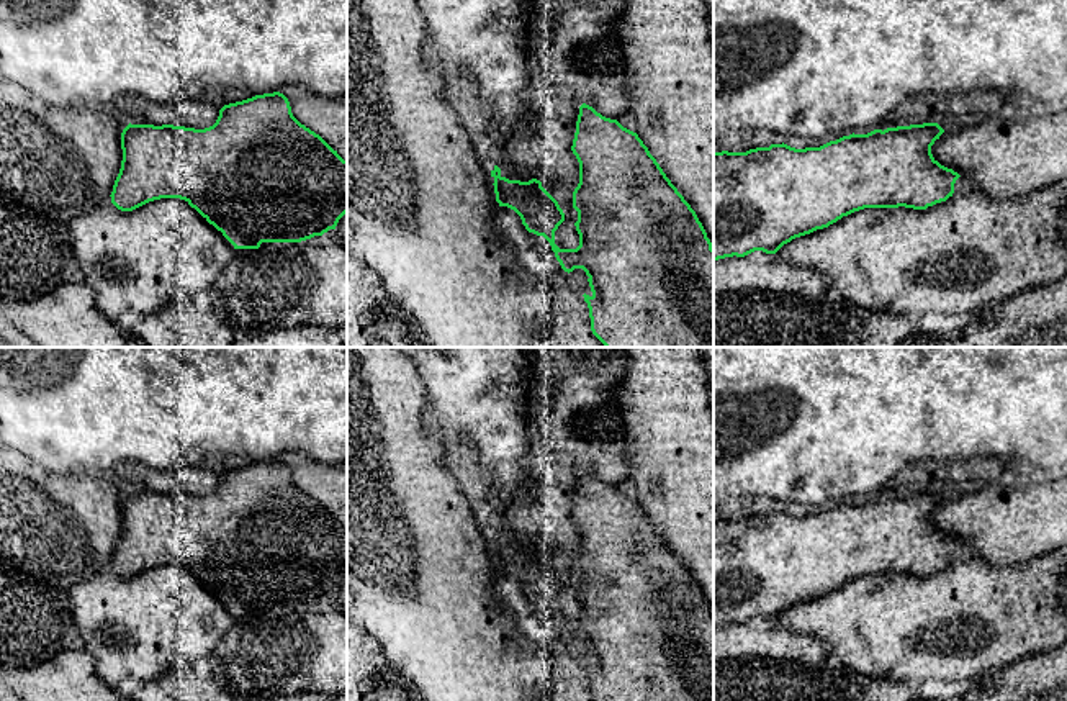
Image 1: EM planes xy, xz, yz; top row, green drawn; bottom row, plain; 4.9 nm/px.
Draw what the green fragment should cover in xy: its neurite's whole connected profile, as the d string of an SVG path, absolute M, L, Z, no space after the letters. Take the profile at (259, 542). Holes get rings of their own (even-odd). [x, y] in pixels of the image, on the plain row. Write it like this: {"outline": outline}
{"outline": "M280 459L224 472L216 490L205 496L129 490L121 500L121 516L121 536L110 562L118 577L133 578L160 565L185 567L234 616L259 616L262 609L301 609L322 603L335 596L347 580L347 527L293 483L288 465Z"}

